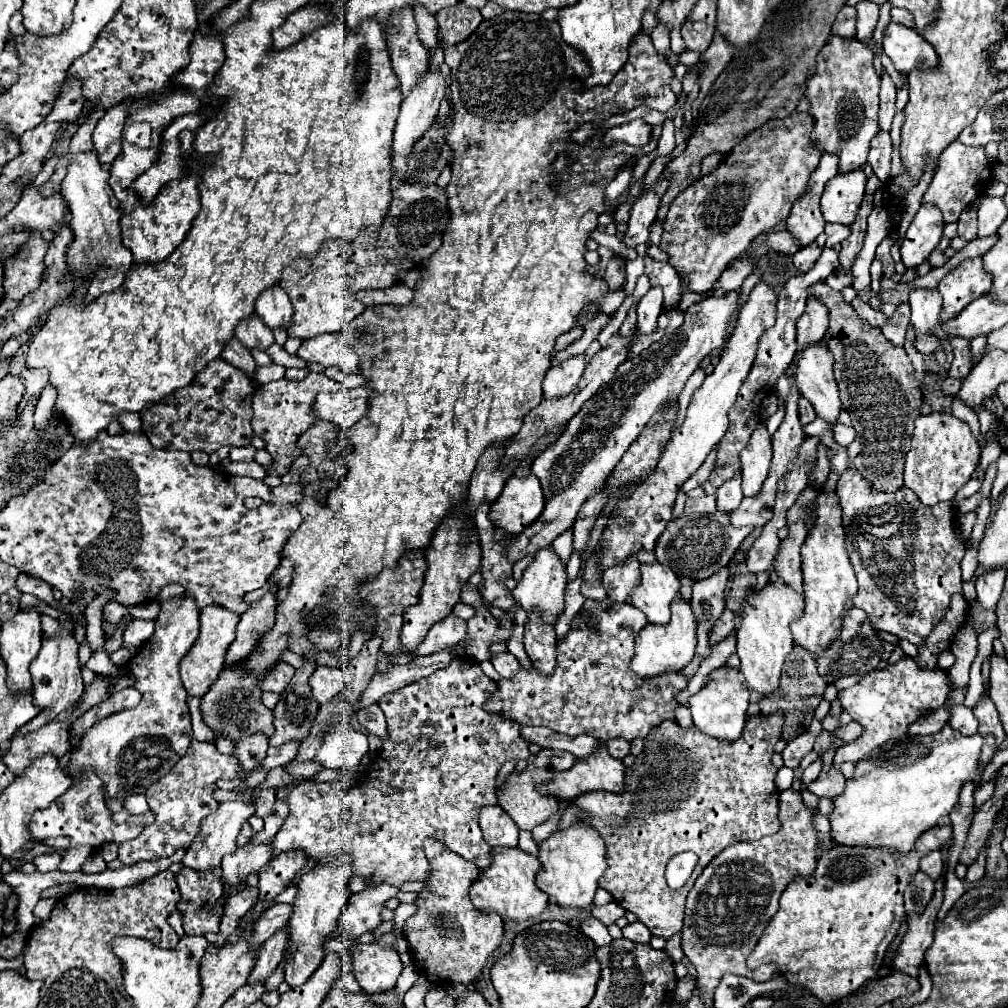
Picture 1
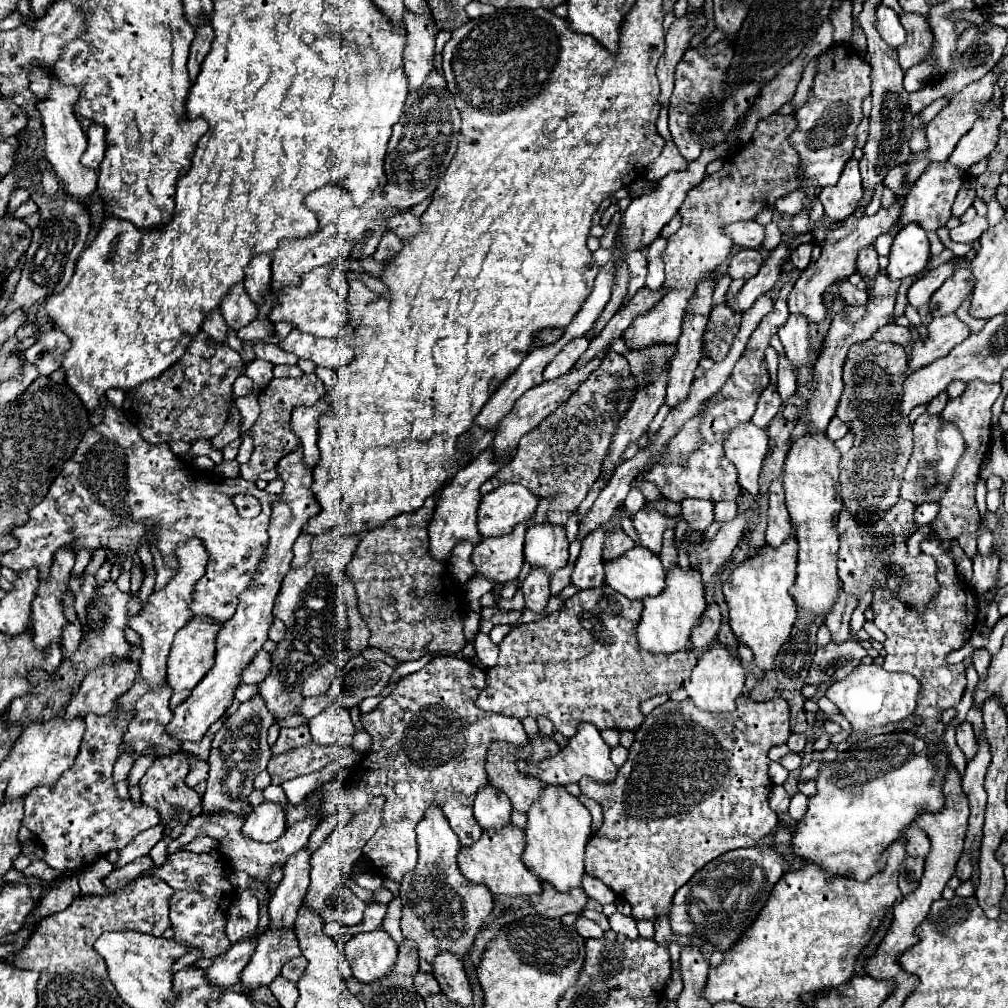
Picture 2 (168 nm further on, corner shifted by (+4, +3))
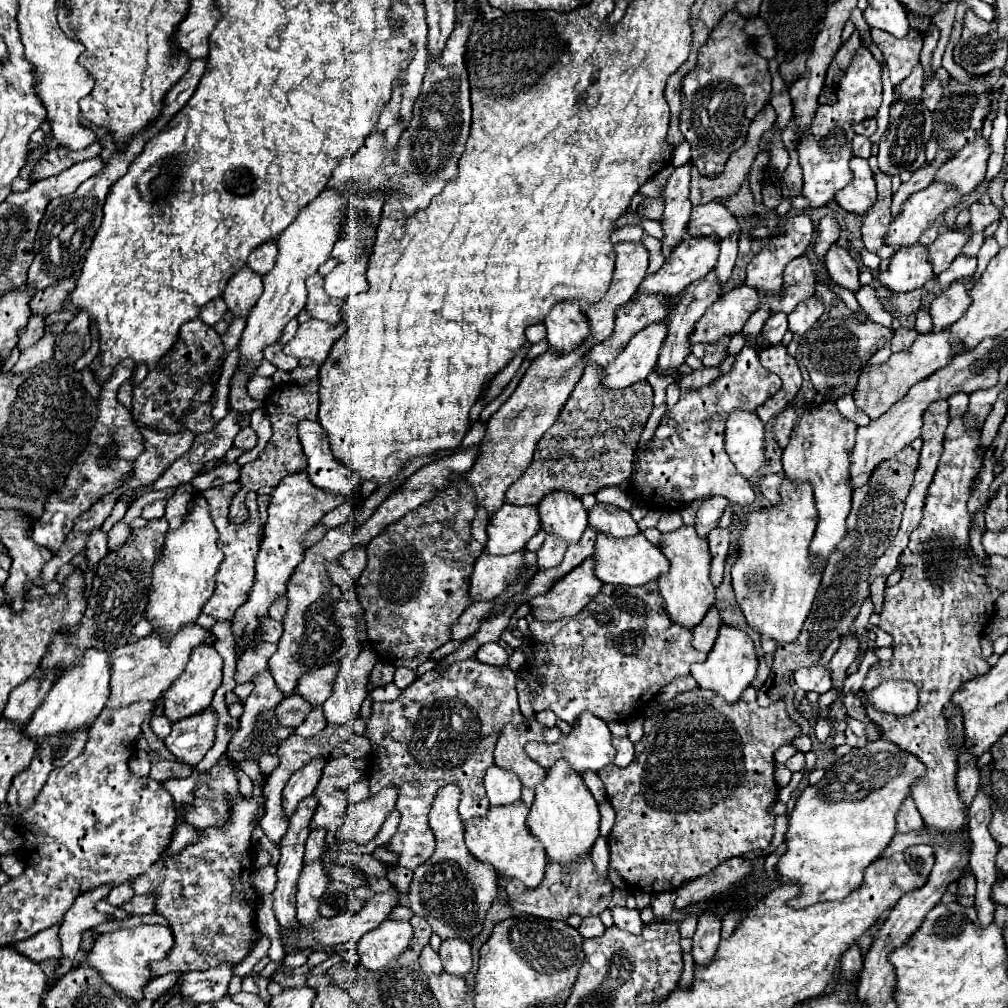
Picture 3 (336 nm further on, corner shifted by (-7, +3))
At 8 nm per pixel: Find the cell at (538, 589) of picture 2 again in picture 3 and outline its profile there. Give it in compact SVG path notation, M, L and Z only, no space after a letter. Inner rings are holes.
M548 536L542 544L542 548L538 550L538 568L540 570L548 570L548 568L554 568L556 564L562 562L564 558L564 552L566 552L566 544L560 542L556 536Z

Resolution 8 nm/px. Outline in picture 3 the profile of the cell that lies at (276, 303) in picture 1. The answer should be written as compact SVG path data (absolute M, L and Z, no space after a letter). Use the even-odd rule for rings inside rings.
M266 242L266 244L258 246L258 248L248 256L246 266L248 266L250 270L254 270L256 274L266 276L266 274L272 270L272 266L276 264L276 254L278 254L276 242Z

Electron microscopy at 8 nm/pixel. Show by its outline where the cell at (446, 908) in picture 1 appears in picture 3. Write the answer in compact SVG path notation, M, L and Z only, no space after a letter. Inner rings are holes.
M450 784L438 790L432 810L430 828L436 836L436 850L420 868L414 870L414 880L408 892L408 908L422 916L442 940L460 938L472 942L484 926L484 916L498 896L498 876L488 864L478 862L464 844L464 826L458 816L460 788Z

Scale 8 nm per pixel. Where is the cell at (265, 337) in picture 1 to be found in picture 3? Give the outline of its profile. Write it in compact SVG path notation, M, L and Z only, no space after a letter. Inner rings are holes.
M244 266L244 270L240 270L230 278L224 290L224 300L228 304L228 310L236 318L248 318L248 312L258 302L260 294L262 294L262 278L256 272L248 270L248 266Z

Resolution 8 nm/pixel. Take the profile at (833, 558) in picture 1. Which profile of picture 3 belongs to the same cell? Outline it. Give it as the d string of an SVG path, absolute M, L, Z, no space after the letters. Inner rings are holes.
M834 402L826 406L818 406L816 412L808 412L800 416L800 422L792 430L790 444L784 448L782 464L784 472L790 480L804 480L814 490L816 510L818 510L818 526L814 538L810 542L810 558L812 558L812 572L822 572L828 558L836 552L836 546L844 540L846 518L850 514L850 500L852 500L852 486L848 486L848 466L852 446L854 446L856 424L842 418L836 410Z

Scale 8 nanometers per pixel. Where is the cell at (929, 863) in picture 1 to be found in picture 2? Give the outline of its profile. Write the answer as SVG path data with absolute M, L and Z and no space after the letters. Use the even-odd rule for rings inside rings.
M915 824L907 826L903 830L903 838L907 840L905 850L907 850L909 856L927 858L927 854L929 854L929 838L927 838L927 834L921 828L917 828Z

